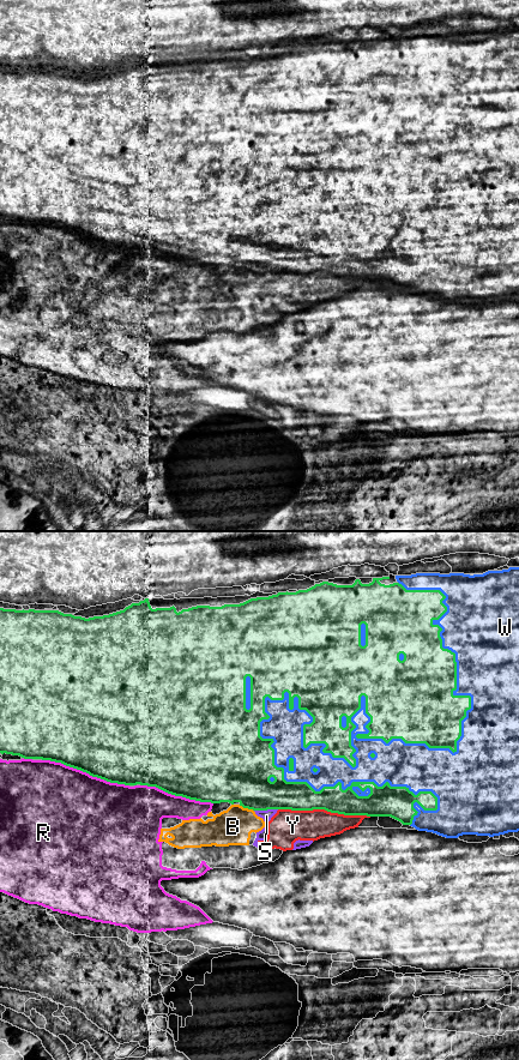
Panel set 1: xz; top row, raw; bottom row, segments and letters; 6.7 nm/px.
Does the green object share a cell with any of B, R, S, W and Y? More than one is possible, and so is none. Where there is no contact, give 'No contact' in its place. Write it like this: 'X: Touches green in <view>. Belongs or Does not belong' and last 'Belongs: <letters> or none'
B: Touches green in xz. Does not belong
R: Touches green in xz. Does not belong
S: Touches green in xz. Does not belong
W: Touches green in xz. Belongs
Y: Touches green in xz. Does not belong
Belongs: W

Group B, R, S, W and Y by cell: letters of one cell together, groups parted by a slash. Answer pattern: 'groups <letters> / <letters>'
groups B S Y / R / W

